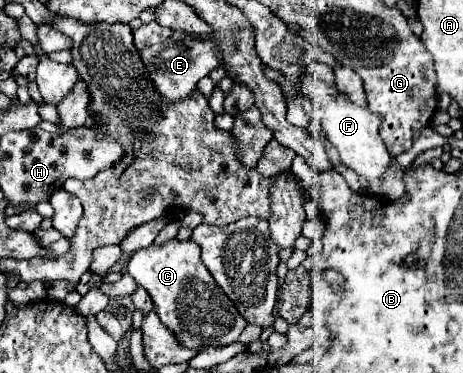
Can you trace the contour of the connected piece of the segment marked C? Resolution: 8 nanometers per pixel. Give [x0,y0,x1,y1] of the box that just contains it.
[128,238,246,350]

